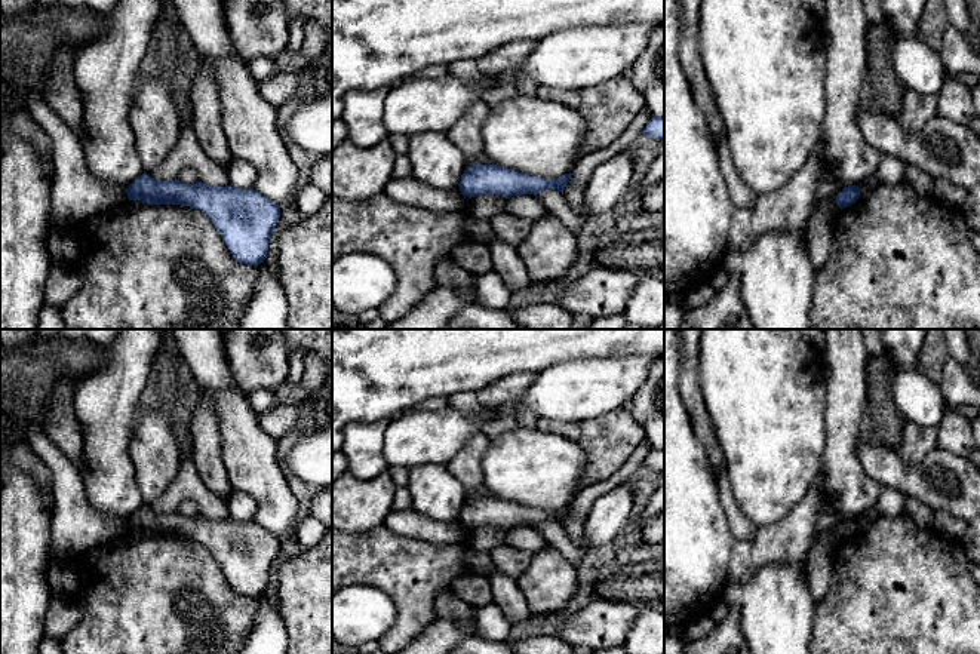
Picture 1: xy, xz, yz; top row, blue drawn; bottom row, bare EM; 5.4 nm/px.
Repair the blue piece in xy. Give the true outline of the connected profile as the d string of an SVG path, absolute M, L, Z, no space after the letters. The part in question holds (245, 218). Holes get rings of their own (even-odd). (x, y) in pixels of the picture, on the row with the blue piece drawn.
M145 172L126 188L129 200L147 205L182 205L202 211L240 264L258 265L280 218L280 206L254 188L211 187L202 181L157 181Z

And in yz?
M848 185L838 194L836 202L842 209L855 203L855 200L858 199L858 194L860 194L858 185Z

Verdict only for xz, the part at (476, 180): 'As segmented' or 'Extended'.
As segmented

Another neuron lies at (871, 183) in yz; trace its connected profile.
M878 172L870 174L860 185L858 199L867 197L879 184Z

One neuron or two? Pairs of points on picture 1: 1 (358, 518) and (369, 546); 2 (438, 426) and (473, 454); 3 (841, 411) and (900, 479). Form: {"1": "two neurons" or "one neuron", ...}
{"1": "two neurons", "2": "two neurons", "3": "two neurons"}

